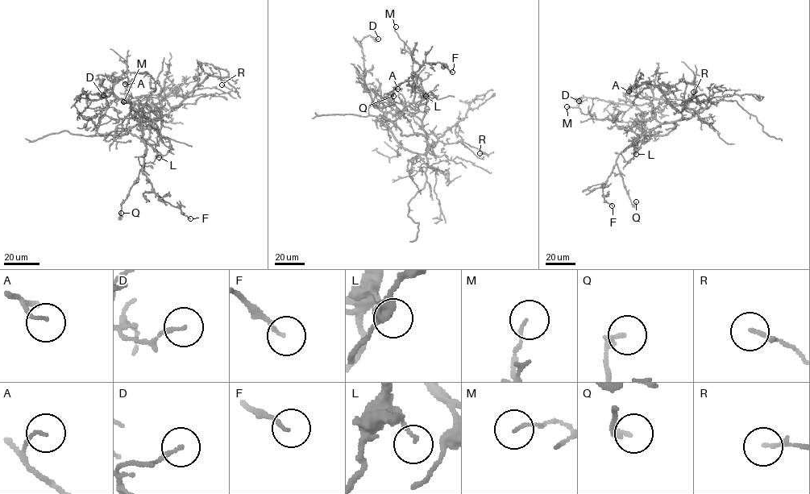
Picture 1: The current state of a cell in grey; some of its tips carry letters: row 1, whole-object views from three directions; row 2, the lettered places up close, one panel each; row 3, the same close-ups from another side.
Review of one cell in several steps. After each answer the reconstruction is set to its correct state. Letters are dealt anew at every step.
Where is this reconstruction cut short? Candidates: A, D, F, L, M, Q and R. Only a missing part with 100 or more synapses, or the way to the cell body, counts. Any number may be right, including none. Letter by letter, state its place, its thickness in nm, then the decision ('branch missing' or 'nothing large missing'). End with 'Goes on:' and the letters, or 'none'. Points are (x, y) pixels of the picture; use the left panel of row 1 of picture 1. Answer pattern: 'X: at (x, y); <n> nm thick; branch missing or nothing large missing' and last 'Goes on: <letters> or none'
A: at (125, 84); 100 nm thick; nothing large missing
D: at (103, 95); 140 nm thick; nothing large missing
F: at (190, 218); 120 nm thick; nothing large missing
L: at (159, 157); 70 nm thick; nothing large missing
M: at (123, 101); 90 nm thick; nothing large missing
Q: at (121, 213); 160 nm thick; nothing large missing
R: at (222, 85); 150 nm thick; nothing large missing
Goes on: none

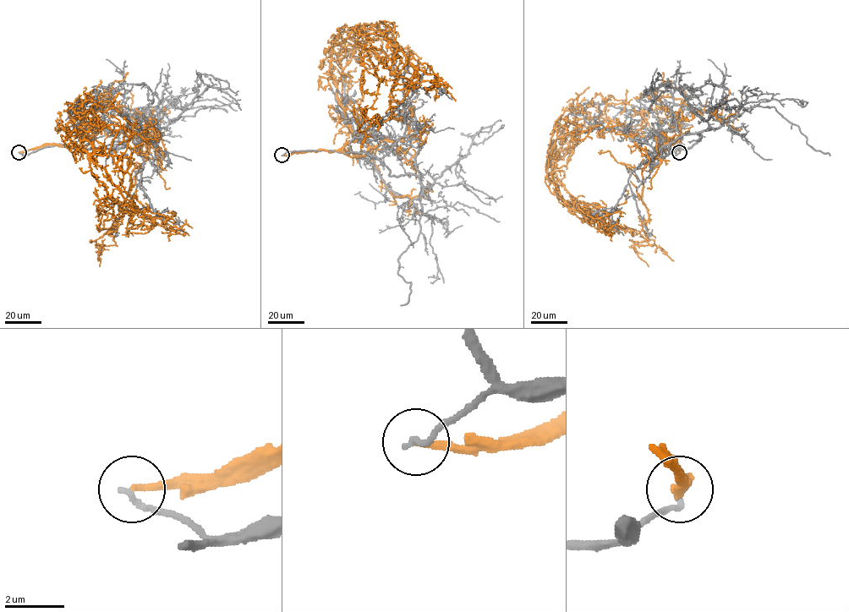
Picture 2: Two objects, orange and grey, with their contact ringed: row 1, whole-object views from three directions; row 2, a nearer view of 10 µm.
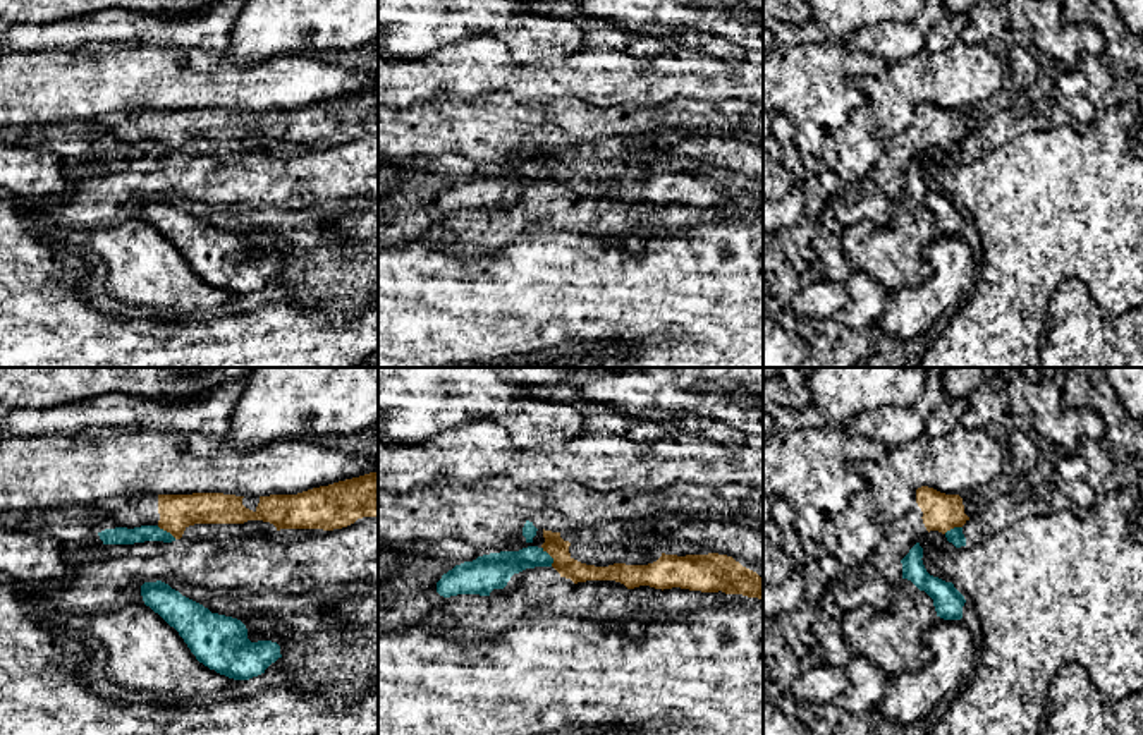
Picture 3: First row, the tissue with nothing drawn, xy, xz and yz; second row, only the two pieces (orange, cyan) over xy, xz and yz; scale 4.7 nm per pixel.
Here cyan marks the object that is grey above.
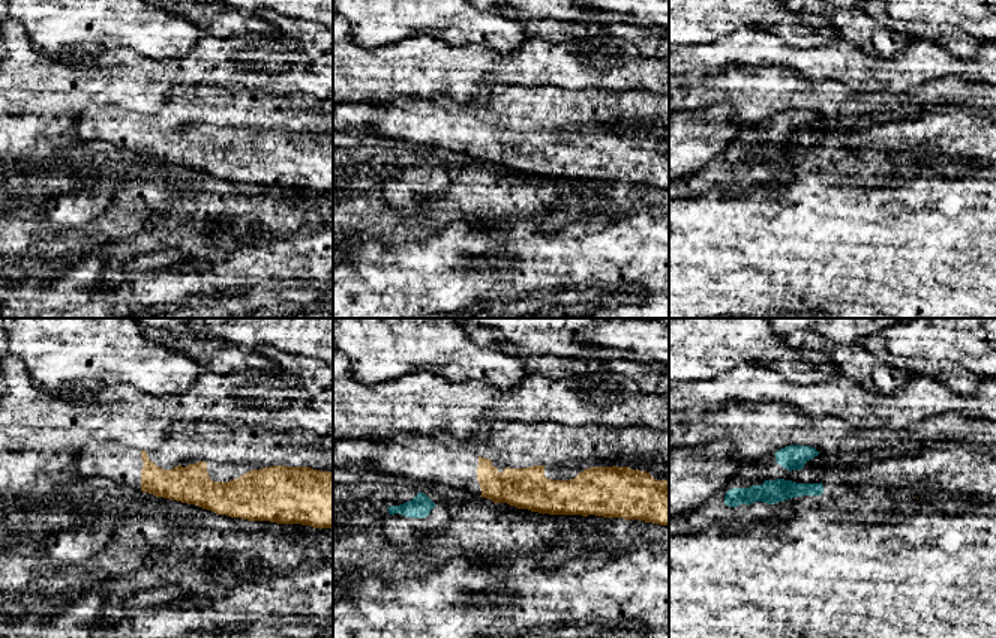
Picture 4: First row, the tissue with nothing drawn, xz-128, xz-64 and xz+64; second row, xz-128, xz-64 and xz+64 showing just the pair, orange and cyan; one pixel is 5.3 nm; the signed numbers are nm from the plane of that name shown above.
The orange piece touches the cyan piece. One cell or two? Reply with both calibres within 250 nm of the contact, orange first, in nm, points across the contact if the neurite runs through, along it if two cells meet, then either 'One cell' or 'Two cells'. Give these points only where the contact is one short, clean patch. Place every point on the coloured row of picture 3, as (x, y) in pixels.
Thickness 100 nm (orange) against 140 nm. Boundary: xz (542, 546), (552, 558), (552, 565). Two cells

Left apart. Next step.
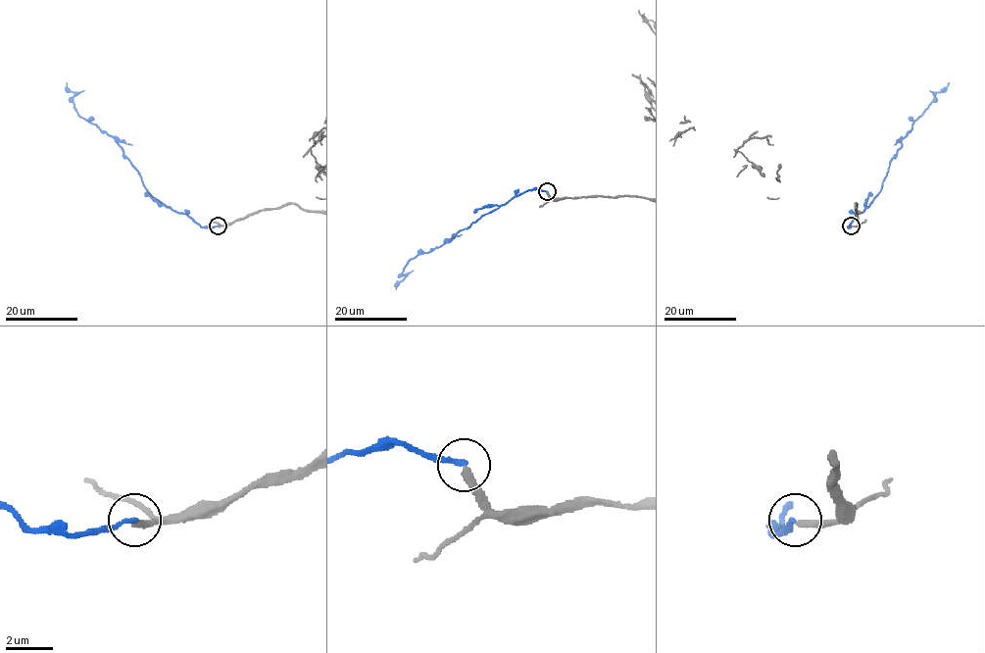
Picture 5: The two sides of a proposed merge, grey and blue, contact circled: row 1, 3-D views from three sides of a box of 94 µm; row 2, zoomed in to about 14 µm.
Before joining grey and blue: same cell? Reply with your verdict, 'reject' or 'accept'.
reject

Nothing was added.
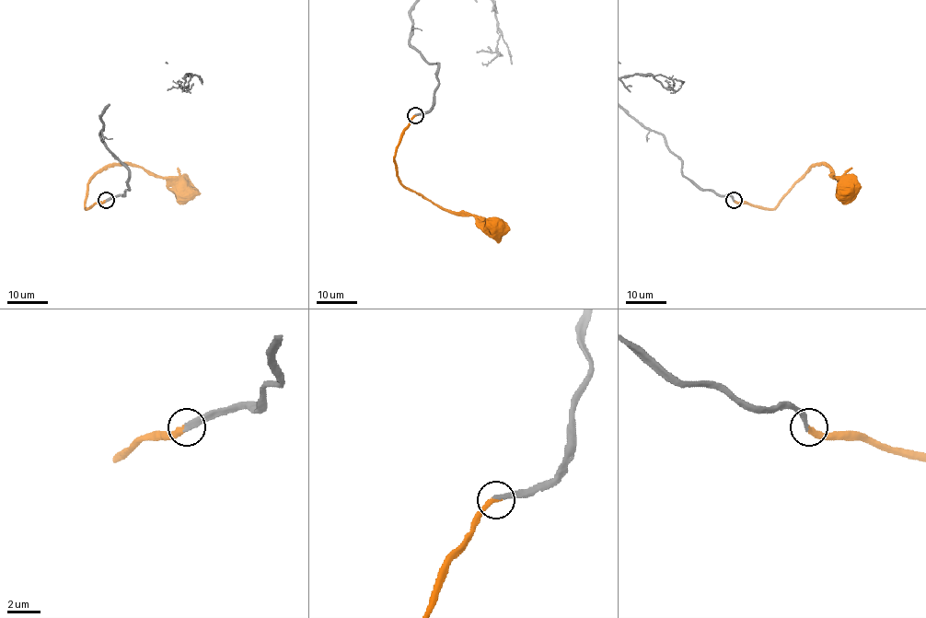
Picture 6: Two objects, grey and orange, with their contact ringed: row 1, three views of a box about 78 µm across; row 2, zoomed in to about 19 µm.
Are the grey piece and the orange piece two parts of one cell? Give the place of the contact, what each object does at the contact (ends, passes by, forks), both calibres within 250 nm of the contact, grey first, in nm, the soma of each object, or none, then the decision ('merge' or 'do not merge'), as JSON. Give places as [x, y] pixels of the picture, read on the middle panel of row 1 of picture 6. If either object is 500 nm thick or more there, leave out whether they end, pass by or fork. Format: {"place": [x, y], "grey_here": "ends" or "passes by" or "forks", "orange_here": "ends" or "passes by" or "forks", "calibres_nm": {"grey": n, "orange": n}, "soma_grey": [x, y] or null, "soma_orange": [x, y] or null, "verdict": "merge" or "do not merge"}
{"place": [415, 115], "grey_here": "ends", "orange_here": "ends", "calibres_nm": {"grey": 320, "orange": 320}, "soma_grey": null, "soma_orange": [495, 227], "verdict": "merge"}

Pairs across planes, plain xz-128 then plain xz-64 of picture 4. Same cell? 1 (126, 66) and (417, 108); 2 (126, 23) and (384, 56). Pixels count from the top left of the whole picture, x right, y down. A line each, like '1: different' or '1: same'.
1: different
2: different

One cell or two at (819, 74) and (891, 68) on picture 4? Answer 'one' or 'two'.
one

